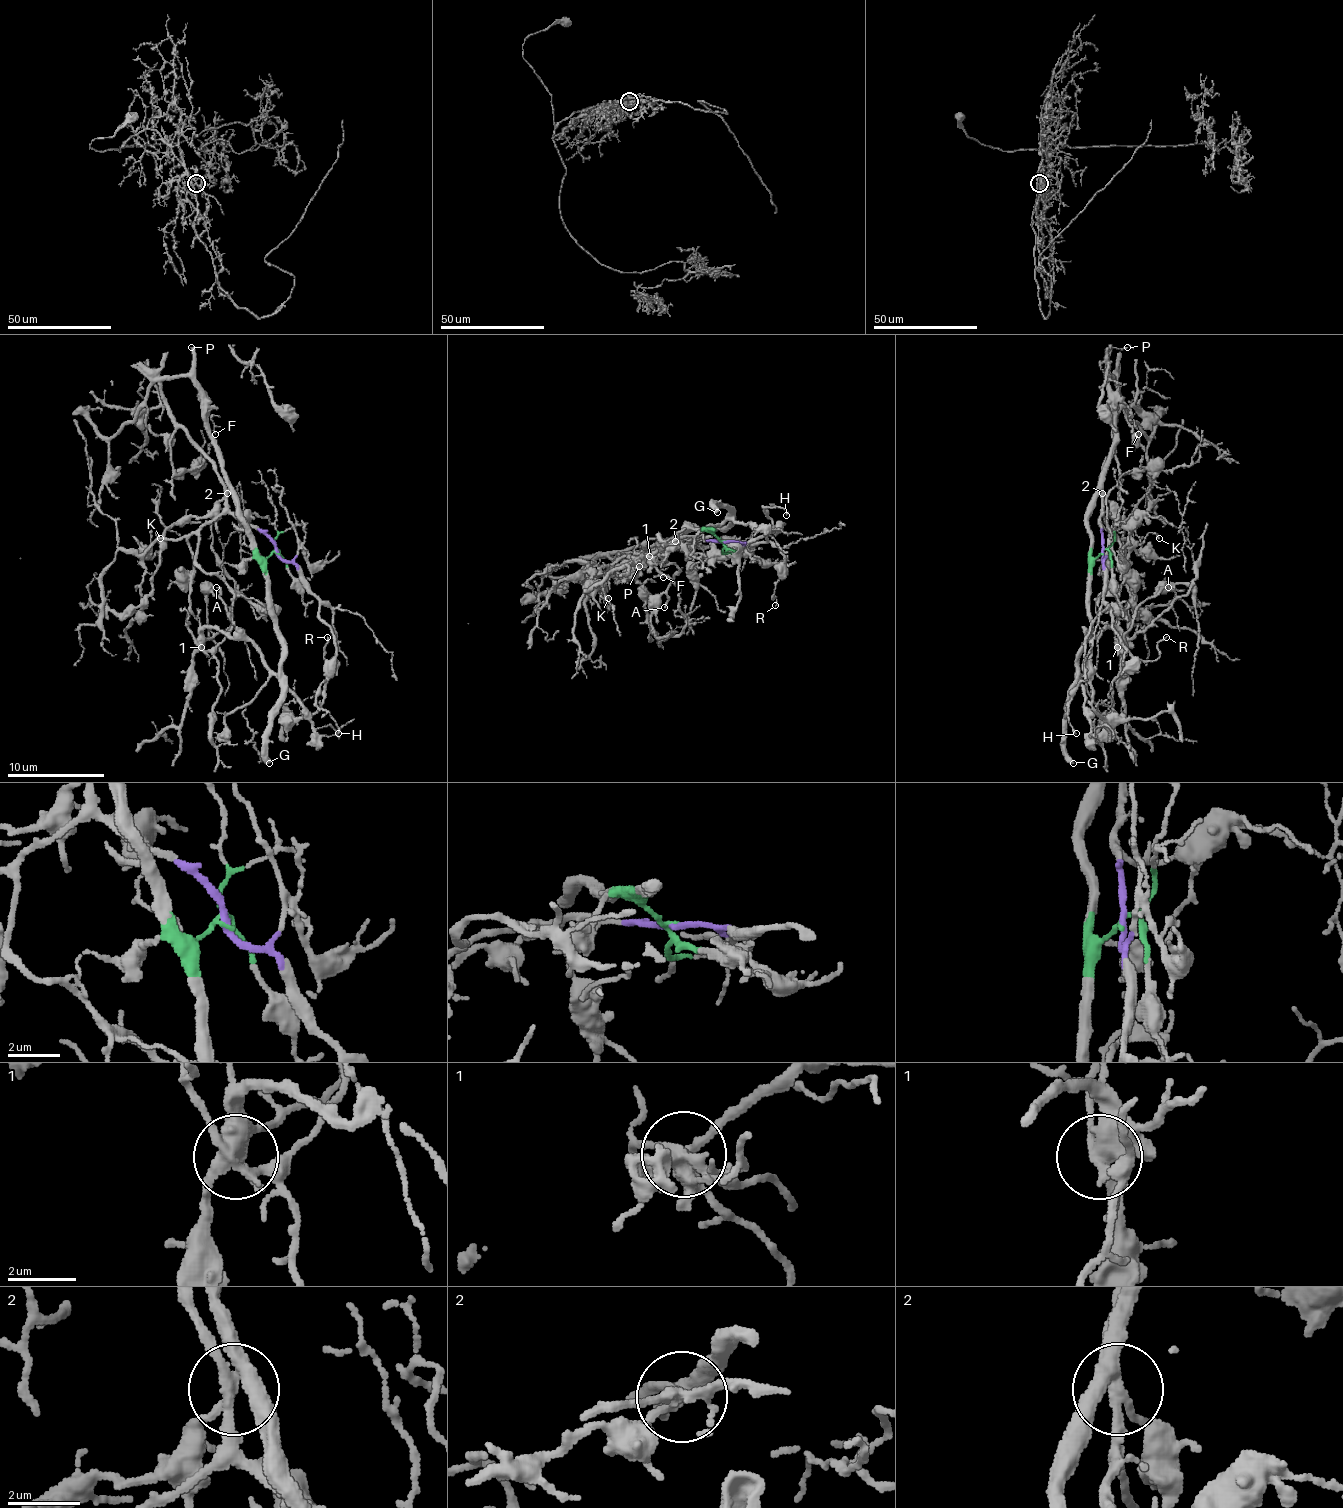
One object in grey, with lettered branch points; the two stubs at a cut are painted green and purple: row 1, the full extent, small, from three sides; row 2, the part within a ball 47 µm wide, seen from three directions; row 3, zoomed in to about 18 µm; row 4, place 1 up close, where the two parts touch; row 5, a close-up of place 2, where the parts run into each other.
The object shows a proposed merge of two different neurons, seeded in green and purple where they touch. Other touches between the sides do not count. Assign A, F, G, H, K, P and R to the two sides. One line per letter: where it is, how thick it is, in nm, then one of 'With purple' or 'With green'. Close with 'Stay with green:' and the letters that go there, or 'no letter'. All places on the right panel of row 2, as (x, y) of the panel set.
A: Place: (1168, 587). Thickness 160 nm. With purple
F: Place: (1138, 434). Thickness 100 nm. With green
G: Place: (1073, 763). Thickness 420 nm. With green
H: Place: (1076, 733). Thickness 150 nm. With purple
K: Place: (1159, 538). Thickness 130 nm. With green
P: Place: (1127, 347). Thickness 120 nm. With green
R: Place: (1166, 637). Thickness 110 nm. With purple
Stay with green: F, G, K, P

